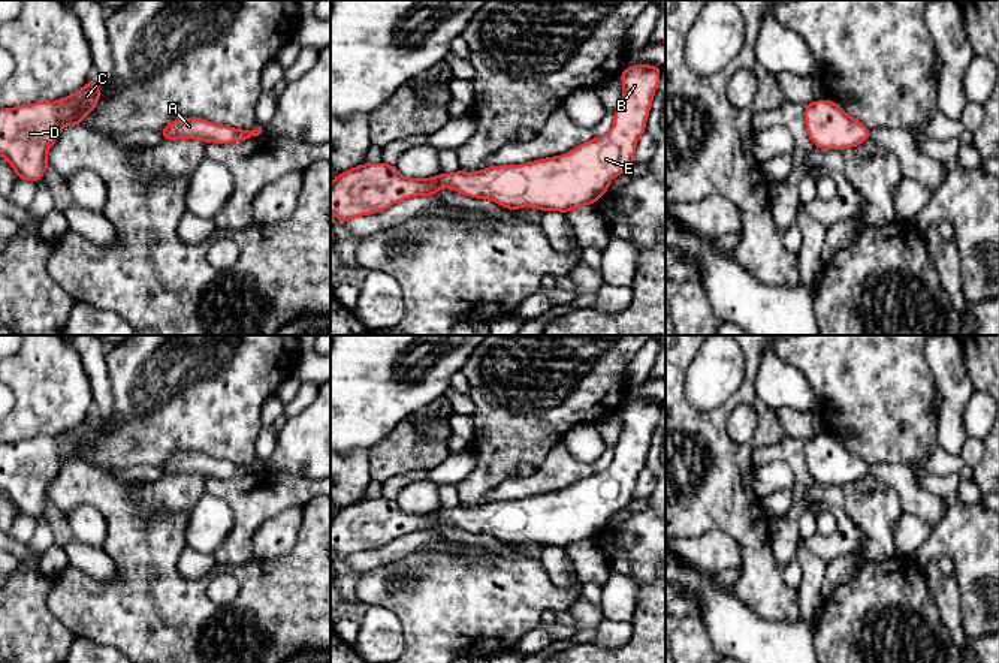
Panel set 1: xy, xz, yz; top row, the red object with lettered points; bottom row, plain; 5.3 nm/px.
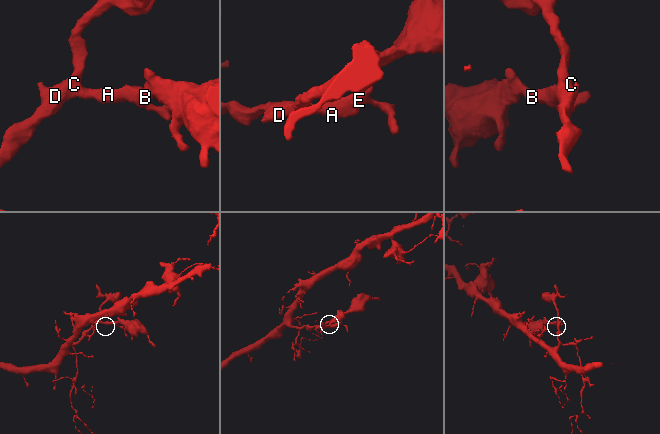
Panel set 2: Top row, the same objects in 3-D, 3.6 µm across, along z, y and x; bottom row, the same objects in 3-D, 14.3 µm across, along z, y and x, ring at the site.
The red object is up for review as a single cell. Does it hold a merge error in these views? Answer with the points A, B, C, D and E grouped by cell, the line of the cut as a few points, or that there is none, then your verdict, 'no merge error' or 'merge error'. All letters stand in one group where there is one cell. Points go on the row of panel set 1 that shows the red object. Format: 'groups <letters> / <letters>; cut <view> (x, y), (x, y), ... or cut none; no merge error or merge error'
groups A B C D E; cut none; no merge error

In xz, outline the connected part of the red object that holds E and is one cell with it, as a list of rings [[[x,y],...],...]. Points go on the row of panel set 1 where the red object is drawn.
[[[636,64],[622,70],[622,97],[612,129],[562,156],[522,165],[486,166],[477,172],[456,171],[429,178],[405,178],[395,165],[363,163],[341,172],[331,183],[331,214],[338,221],[381,213],[416,196],[434,196],[440,189],[489,199],[507,210],[534,207],[567,214],[594,205],[609,192],[609,183],[634,165],[637,141],[646,133],[661,67]]]

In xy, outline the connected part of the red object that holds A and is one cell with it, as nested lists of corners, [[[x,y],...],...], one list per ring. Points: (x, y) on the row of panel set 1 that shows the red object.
[[[176,118],[167,126],[159,130],[165,139],[178,141],[178,139],[200,139],[205,144],[232,144],[242,142],[250,138],[259,136],[262,129],[242,130],[223,124],[215,124],[203,118]]]

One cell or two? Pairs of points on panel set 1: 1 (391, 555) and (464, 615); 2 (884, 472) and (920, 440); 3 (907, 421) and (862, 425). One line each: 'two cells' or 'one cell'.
1: two cells
2: two cells
3: one cell

